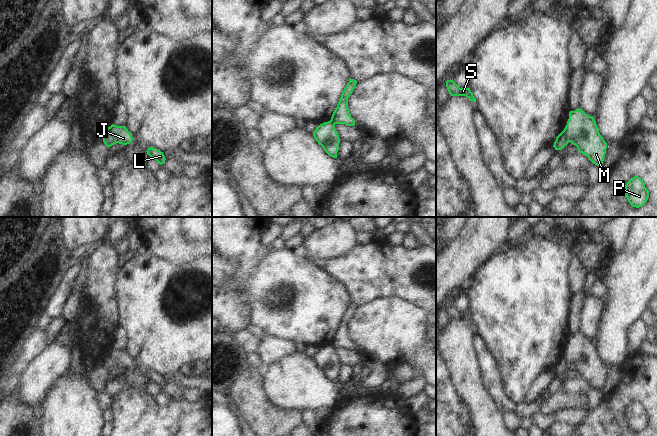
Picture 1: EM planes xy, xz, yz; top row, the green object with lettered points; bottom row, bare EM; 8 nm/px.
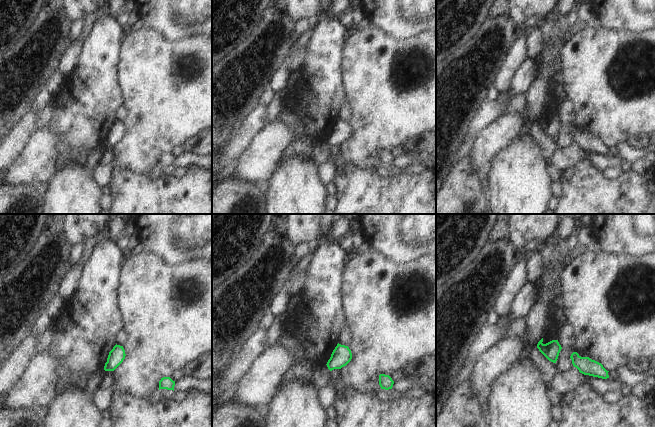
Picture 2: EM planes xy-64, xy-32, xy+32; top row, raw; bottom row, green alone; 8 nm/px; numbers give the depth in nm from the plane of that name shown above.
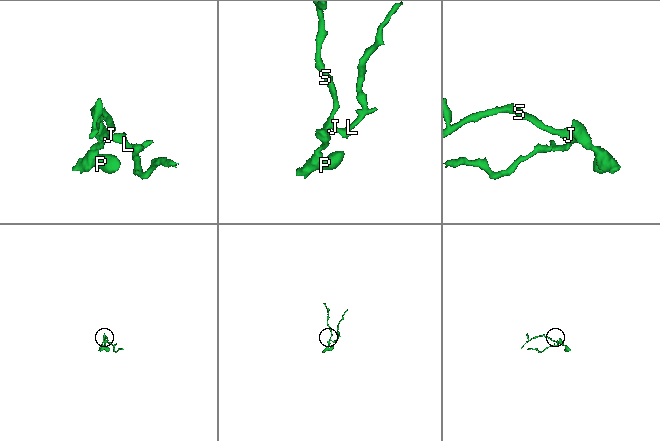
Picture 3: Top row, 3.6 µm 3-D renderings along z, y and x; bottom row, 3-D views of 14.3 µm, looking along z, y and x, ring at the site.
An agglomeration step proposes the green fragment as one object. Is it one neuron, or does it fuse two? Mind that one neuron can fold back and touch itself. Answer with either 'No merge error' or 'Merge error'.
Merge error.

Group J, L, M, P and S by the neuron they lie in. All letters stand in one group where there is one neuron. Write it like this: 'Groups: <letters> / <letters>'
Groups: J L S / M P.

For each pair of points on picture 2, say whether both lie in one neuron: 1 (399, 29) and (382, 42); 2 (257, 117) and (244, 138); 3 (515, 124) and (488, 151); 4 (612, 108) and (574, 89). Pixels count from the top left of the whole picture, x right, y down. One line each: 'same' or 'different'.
1: different
2: same
3: same
4: same

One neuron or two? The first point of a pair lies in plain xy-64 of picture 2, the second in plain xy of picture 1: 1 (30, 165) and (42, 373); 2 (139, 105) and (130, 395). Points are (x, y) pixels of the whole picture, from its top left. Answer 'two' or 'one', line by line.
1: one
2: two

